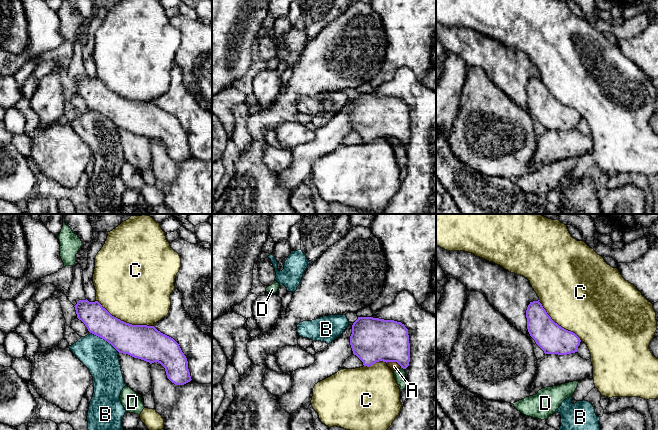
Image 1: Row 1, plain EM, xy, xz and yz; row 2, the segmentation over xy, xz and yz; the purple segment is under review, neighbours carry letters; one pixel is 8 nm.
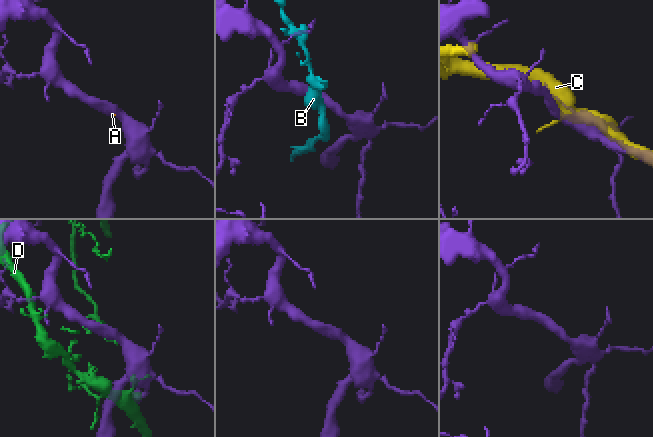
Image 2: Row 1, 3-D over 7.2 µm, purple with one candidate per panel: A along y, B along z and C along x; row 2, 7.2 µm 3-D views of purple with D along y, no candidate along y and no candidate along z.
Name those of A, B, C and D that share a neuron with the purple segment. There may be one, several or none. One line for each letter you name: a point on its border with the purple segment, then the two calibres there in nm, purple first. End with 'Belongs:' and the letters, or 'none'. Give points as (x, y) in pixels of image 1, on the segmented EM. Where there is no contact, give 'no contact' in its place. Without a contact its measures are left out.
Belongs: none

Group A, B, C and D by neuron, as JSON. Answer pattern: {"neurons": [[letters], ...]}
{"neurons": [["A", "D"], ["B"], ["C"]]}

